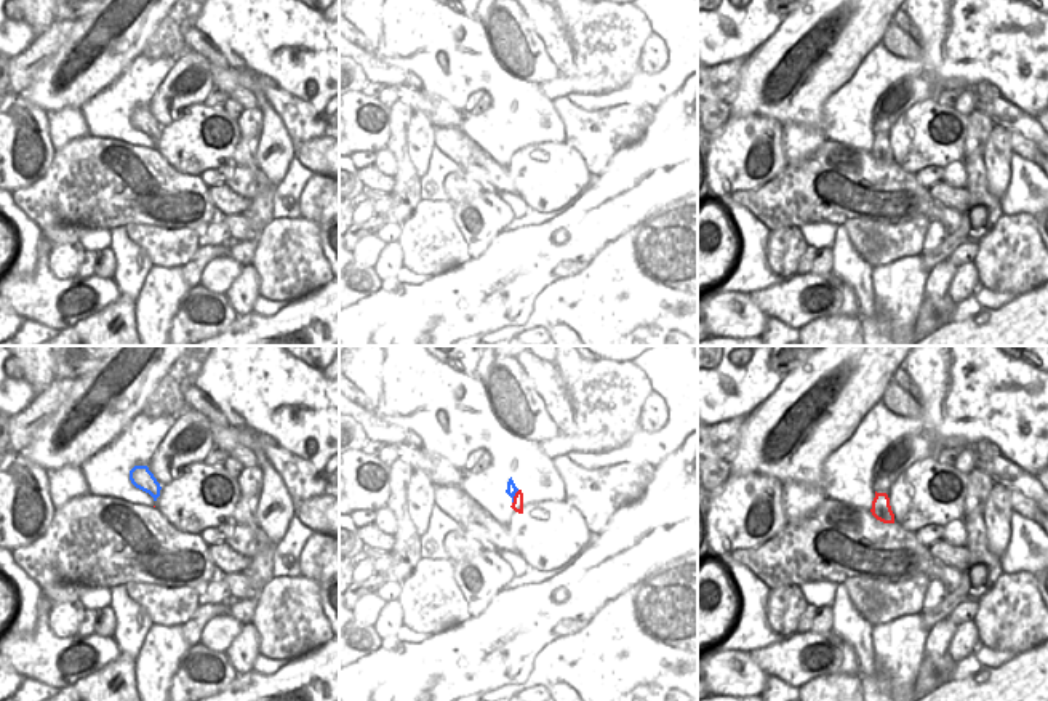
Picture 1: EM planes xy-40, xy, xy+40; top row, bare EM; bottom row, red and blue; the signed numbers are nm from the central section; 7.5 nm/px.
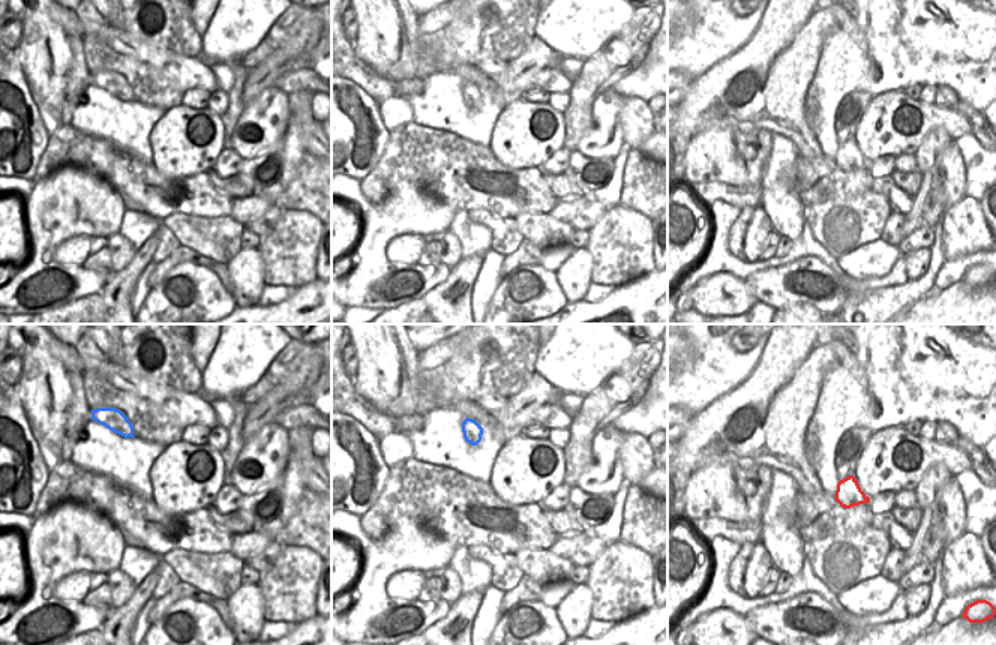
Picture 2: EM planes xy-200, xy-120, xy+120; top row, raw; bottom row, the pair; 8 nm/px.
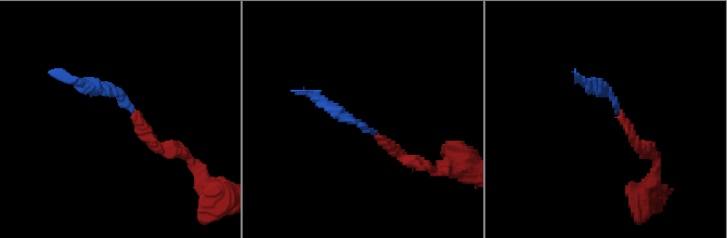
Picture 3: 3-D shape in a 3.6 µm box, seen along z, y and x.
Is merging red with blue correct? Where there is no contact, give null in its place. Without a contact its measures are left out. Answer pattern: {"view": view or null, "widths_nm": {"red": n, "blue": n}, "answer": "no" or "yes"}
{"view": "xy", "widths_nm": {"red": 90, "blue": 80}, "answer": "yes"}

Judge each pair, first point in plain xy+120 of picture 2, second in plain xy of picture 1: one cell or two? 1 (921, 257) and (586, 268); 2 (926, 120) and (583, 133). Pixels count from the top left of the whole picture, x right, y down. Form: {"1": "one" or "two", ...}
{"1": "two", "2": "one"}

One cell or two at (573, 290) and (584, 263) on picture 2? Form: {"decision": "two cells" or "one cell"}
{"decision": "one cell"}

